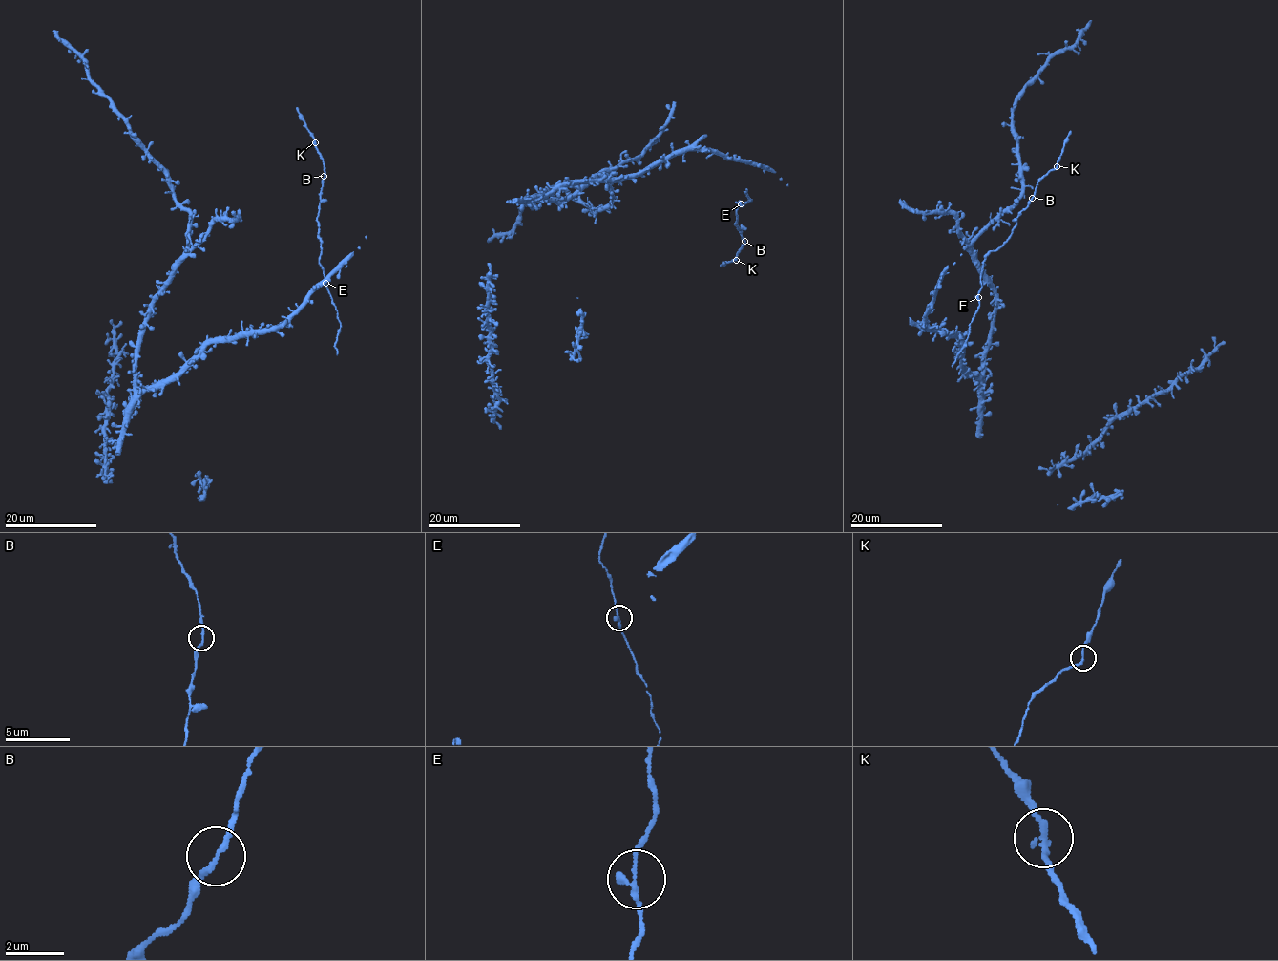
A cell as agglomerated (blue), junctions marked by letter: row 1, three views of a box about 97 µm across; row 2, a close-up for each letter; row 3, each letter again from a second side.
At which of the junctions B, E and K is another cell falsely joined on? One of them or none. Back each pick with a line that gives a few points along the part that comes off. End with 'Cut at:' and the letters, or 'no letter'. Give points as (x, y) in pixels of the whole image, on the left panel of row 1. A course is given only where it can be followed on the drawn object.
Cut at: no letter

